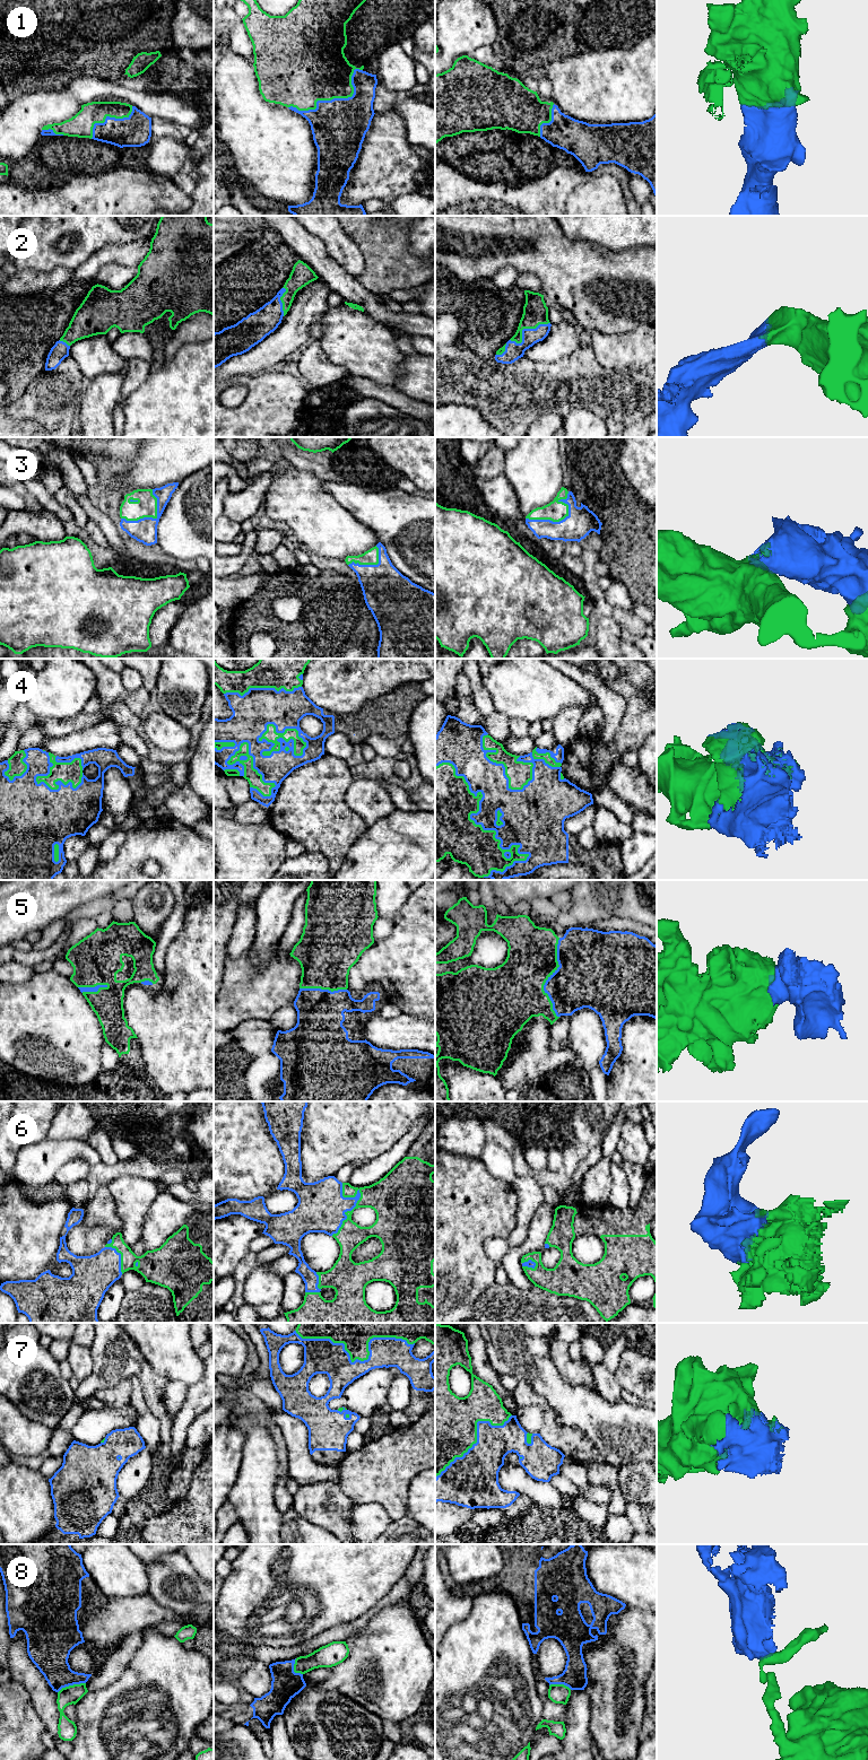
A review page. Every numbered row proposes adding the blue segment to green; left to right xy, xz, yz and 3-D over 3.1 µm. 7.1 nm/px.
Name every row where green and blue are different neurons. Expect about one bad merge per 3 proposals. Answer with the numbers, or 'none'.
8

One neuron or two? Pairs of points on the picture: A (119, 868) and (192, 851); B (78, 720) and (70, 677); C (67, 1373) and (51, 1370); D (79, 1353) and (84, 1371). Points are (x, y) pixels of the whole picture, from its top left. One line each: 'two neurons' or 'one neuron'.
A: one neuron
B: two neurons
C: two neurons
D: one neuron

